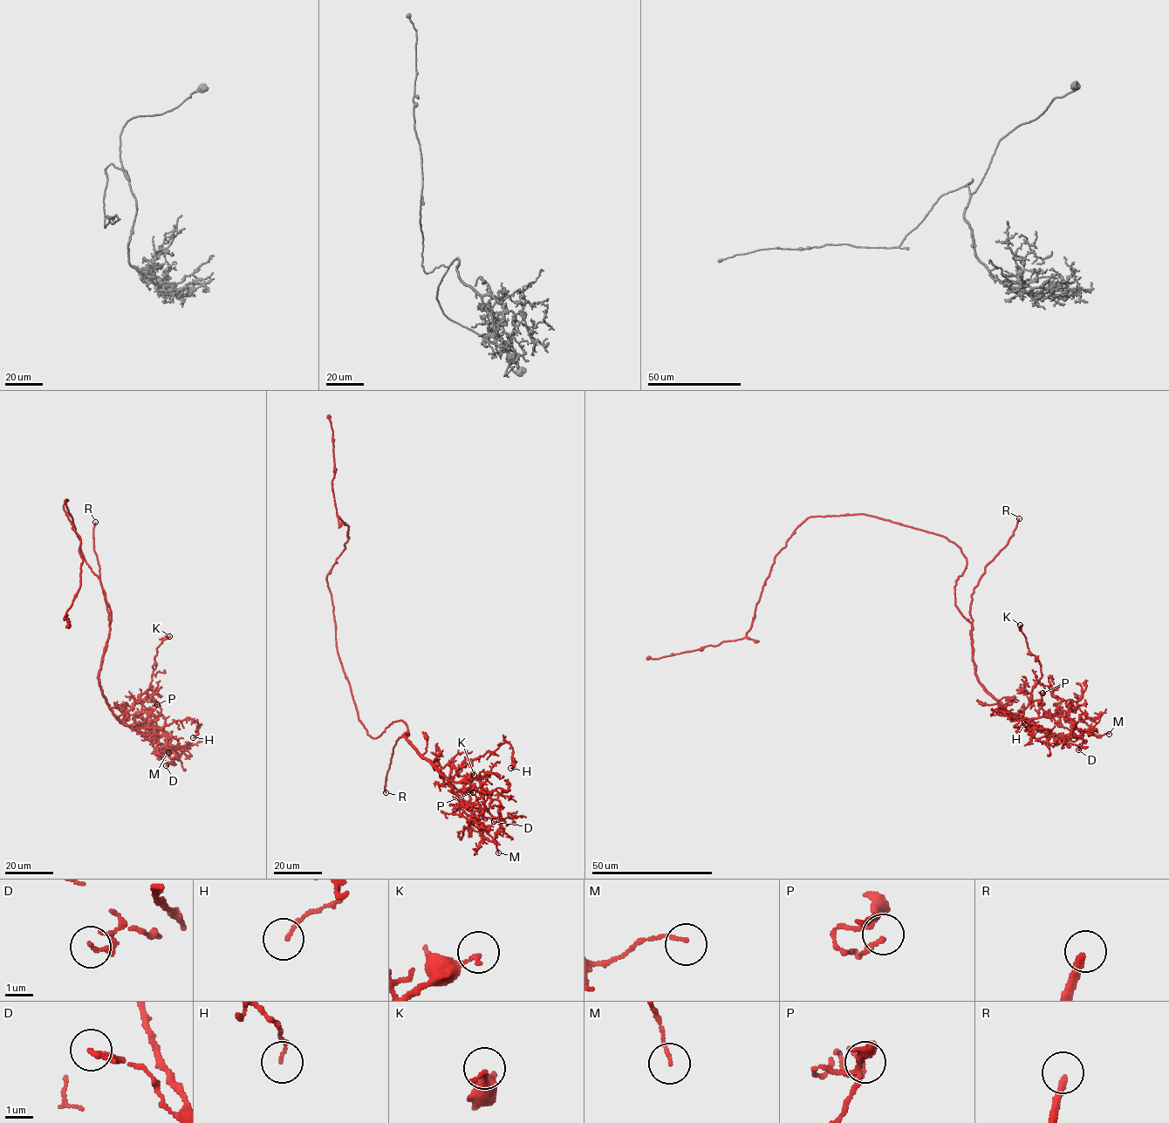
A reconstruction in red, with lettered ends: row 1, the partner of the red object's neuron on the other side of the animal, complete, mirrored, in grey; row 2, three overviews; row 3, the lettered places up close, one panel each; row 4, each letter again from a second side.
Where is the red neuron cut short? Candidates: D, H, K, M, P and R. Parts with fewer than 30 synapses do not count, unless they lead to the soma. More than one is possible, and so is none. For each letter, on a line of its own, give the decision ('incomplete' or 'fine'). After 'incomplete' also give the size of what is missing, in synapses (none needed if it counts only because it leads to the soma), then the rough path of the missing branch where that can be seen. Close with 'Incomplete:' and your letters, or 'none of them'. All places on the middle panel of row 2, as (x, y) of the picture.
D: fine
H: fine
K: fine
M: fine
P: fine
R: incomplete | (386, 792), (432, 818), (480, 871), (488, 874)
Incomplete: R

